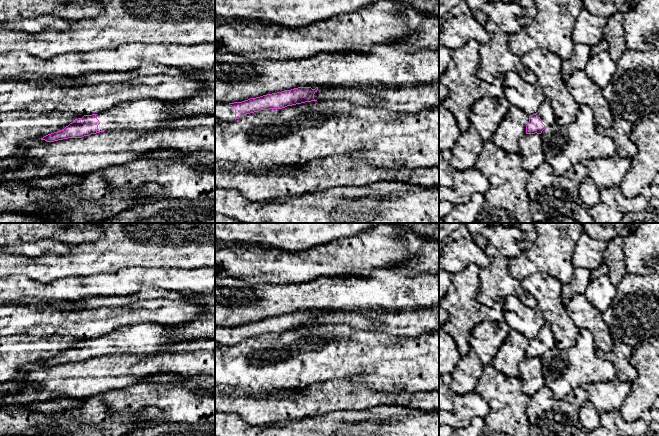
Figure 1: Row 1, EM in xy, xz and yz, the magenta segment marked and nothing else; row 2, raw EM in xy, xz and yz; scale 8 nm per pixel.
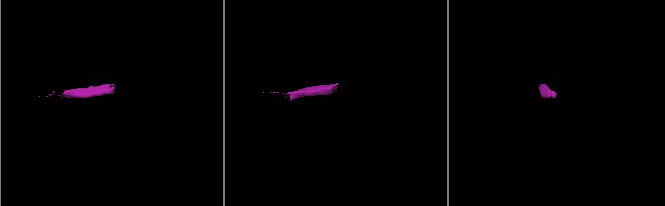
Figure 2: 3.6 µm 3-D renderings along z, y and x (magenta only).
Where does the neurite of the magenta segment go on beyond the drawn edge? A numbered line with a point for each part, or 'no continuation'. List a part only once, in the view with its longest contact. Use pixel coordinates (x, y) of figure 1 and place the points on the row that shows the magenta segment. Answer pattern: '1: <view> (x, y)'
1: xy (143, 114)
2: xz (223, 111)

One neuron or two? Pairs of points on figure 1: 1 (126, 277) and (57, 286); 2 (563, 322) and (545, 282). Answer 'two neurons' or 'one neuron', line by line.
1: one neuron
2: one neuron

